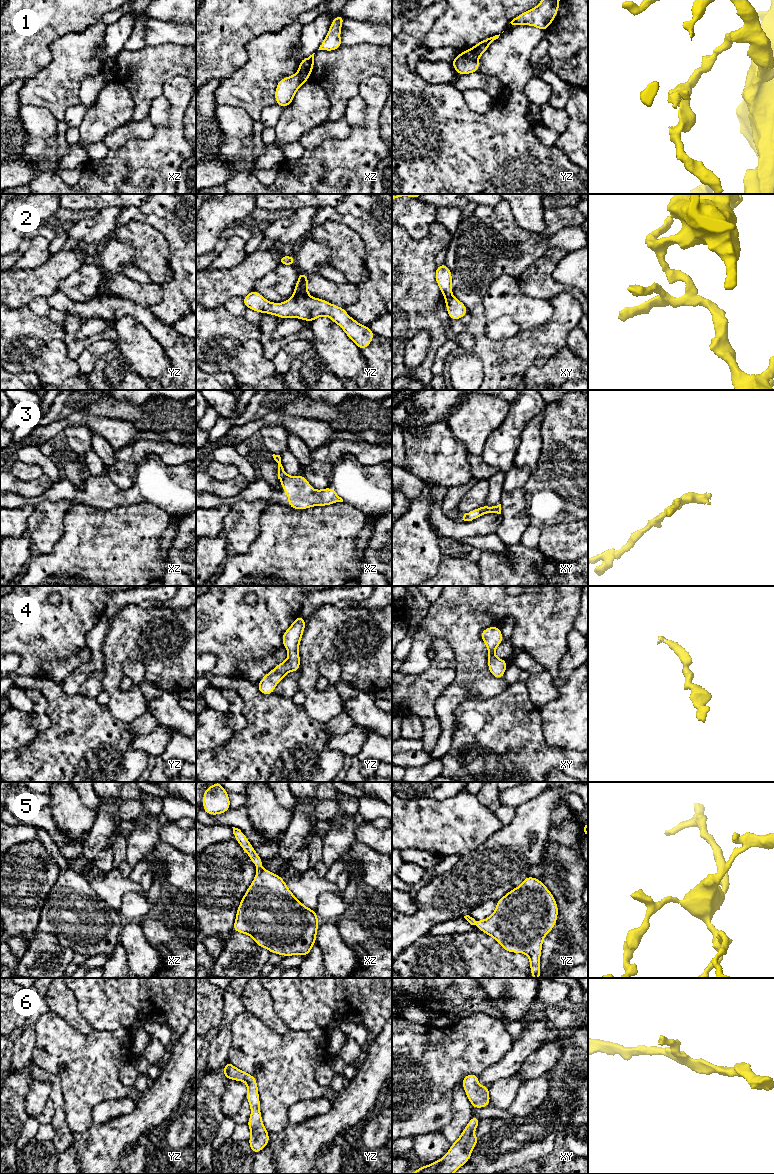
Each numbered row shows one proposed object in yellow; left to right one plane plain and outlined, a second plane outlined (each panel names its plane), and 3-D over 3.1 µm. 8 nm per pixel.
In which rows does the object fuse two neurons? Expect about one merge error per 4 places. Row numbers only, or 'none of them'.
1, 2, 3

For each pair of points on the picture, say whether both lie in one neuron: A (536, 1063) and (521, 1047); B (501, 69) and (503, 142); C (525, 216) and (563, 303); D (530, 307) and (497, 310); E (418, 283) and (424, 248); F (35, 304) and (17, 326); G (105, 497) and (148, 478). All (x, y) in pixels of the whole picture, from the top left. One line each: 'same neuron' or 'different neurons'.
A: different neurons
B: same neuron
C: different neurons
D: same neuron
E: same neuron
F: different neurons
G: same neuron

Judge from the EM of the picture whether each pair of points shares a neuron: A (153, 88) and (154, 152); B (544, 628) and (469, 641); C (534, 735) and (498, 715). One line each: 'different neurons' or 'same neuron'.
A: different neurons
B: same neuron
C: same neuron

